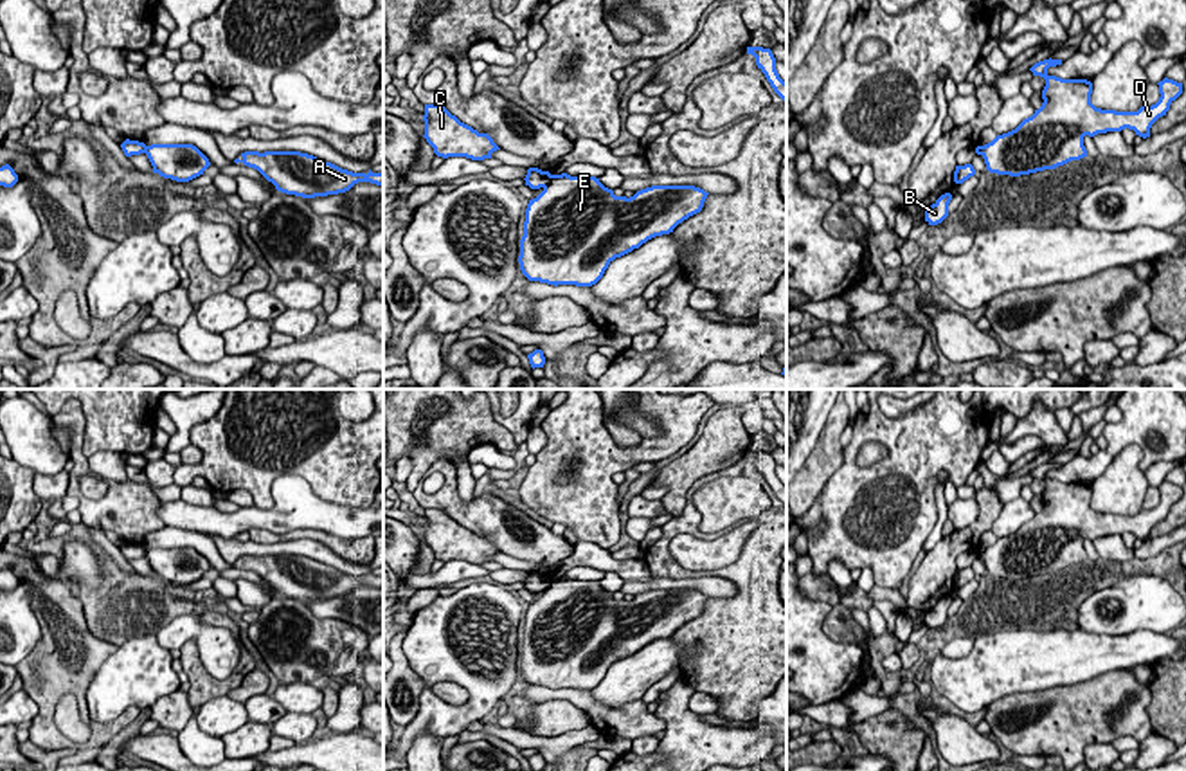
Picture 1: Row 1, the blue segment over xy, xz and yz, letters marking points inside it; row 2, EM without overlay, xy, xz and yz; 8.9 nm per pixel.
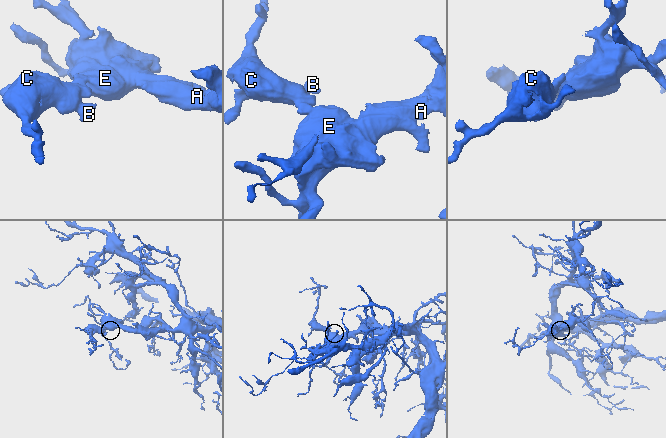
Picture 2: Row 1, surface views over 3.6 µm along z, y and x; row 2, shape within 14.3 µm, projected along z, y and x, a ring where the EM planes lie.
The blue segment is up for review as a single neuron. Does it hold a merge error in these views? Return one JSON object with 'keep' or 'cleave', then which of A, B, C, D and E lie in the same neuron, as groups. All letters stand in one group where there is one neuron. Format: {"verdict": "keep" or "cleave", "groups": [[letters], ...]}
{"verdict": "cleave", "groups": [["A", "D", "E"], ["B", "C"]]}

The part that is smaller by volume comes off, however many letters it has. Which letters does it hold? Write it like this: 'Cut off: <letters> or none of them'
Cut off: B, C

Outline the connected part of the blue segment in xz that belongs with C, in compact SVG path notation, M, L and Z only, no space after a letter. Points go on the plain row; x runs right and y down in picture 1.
M425 508L425 542L437 560L466 560L472 564L491 562L500 553L488 537L479 537L461 526L445 510Z

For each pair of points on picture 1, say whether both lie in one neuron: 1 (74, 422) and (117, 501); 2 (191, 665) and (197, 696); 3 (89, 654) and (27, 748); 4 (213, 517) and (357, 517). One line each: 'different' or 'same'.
1: same
2: same
3: different
4: same

